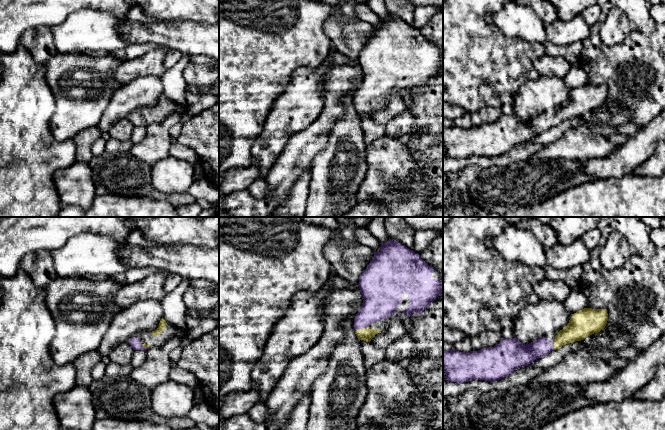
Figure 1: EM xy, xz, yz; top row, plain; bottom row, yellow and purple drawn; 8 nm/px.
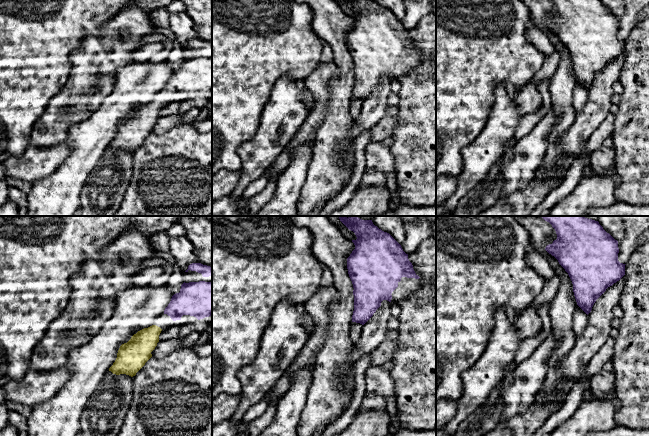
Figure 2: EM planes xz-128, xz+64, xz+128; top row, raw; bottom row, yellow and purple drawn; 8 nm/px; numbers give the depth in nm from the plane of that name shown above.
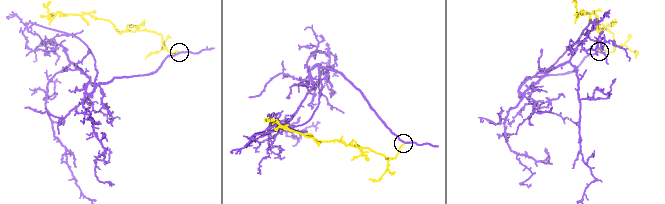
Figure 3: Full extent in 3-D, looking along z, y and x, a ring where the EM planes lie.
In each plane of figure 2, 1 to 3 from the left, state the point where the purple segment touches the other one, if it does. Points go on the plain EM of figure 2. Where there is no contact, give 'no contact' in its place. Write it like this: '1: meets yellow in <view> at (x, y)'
1: no contact
2: no contact
3: no contact

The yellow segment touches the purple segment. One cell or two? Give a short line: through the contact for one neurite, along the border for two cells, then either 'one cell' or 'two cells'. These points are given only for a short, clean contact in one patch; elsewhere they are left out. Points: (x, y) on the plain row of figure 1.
xz (366, 110), (362, 104), (362, 96), (379, 78) | one cell

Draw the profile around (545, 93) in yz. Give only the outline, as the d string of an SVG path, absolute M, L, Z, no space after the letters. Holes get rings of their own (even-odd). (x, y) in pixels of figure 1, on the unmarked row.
M540 76L524 83L514 98L514 112L523 121L566 103L572 91L562 79Z

